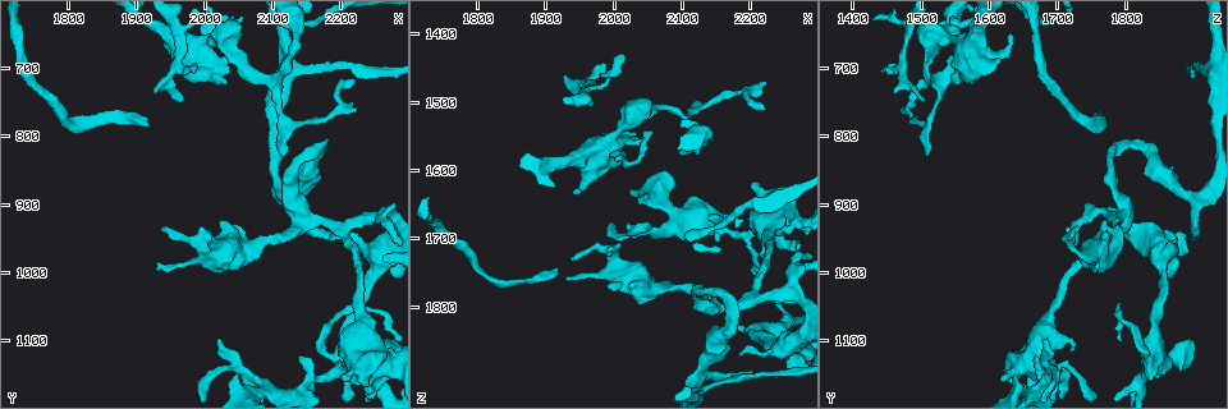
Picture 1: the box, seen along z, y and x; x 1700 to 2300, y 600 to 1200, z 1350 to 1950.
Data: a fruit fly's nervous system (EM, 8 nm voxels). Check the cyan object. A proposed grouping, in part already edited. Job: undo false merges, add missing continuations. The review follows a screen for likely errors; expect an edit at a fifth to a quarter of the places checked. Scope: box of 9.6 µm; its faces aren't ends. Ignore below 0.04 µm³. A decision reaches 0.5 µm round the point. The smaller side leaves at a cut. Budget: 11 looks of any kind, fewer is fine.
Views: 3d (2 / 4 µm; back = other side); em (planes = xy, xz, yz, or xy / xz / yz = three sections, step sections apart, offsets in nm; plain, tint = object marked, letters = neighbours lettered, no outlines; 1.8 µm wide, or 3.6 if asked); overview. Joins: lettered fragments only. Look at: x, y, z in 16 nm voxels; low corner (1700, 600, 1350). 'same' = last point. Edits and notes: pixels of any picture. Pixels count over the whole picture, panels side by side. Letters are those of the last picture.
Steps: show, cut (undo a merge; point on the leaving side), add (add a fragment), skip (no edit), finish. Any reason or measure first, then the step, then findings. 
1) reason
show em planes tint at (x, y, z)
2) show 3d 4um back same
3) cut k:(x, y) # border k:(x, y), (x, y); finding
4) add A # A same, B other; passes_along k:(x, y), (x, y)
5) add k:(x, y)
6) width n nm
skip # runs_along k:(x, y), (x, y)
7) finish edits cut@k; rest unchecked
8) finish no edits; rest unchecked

thick turns thin
show em 3.6um yz step 16 tint at (2165, 1160, 1690)

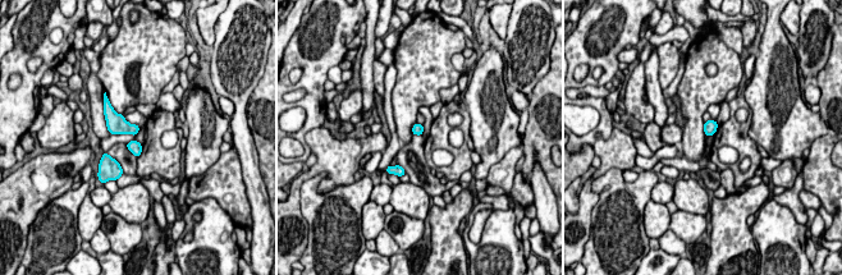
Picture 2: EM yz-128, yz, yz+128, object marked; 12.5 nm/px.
another direction
show em 3.6um planes tint same

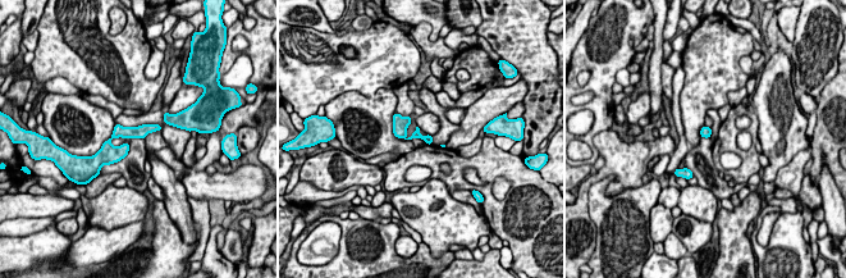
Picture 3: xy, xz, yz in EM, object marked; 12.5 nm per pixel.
show em 3.6um planes letters same

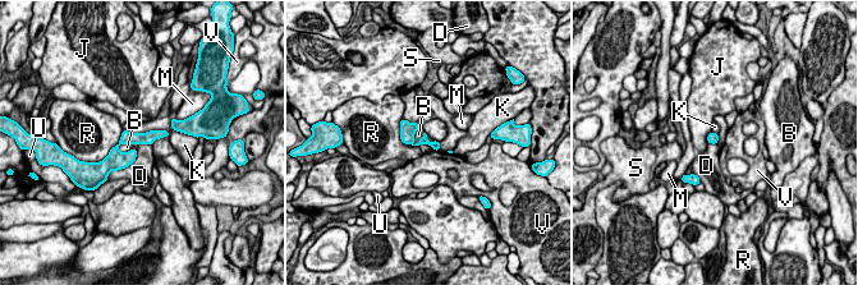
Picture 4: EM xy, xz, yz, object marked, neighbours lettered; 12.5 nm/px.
width 120 nm
skip # B other, D other, J other, K other, M other, R other, S other, U other, V other; border 4:(137, 148), (131, 164), (109, 173); continuous, no second cell

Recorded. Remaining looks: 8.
sudden change in width
show em yz step 16 tint at (2255, 990, 1855)

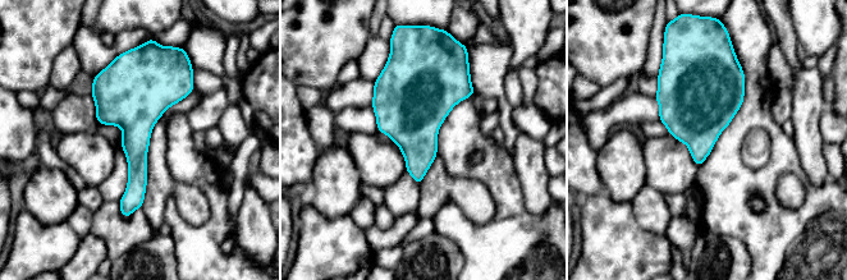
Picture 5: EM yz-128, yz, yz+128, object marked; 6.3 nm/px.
show em planes letters same

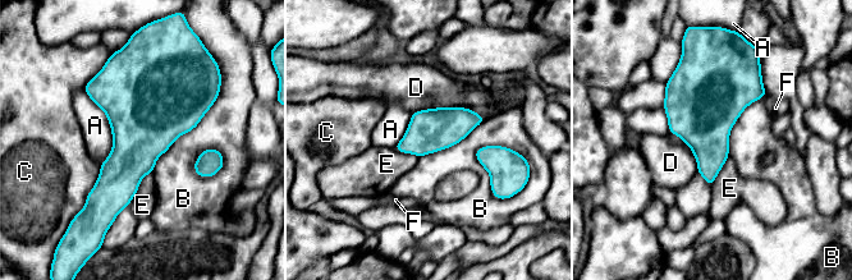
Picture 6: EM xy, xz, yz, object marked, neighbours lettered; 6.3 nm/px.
skip # A other, B other, C other, D other, E other, F other; border 6:(484, 145), (475, 157), (496, 198); all the same cell

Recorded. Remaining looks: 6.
an open end
show em xz step 4 tint at (2225, 720, 1510)

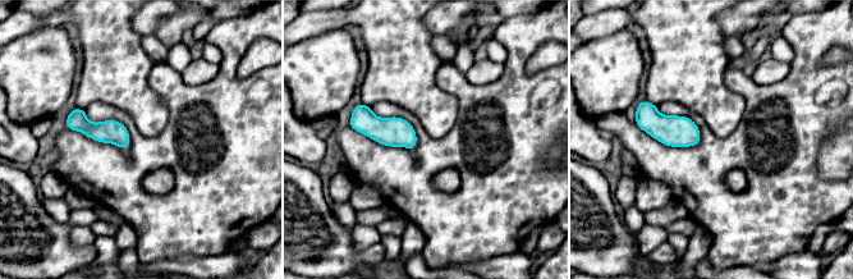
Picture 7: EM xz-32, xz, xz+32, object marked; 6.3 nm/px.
show em planes tint same

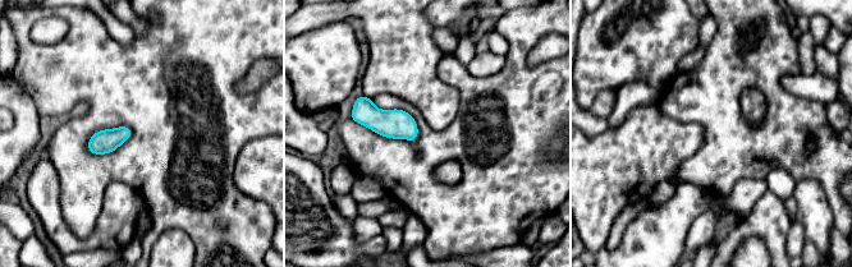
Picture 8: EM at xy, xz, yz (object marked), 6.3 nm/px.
what lies round it
show em planes letters same

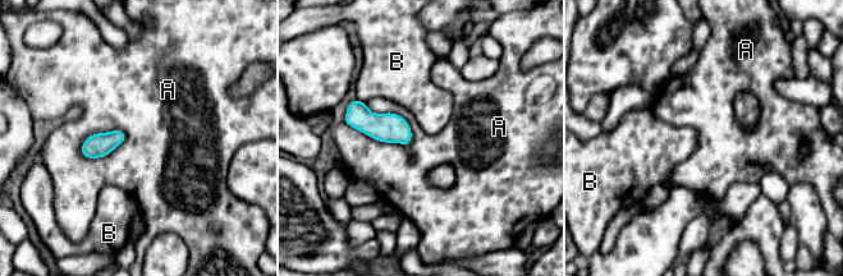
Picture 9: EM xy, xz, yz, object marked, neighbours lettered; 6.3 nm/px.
longest_contact A 460 nm
skip # A other, B other; border 9:(343, 122), (379, 141), (412, 141); no lettered fragment goes on from it

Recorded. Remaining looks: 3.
branch stops here
show em xz step 4 letters at (1925, 790, 1750)

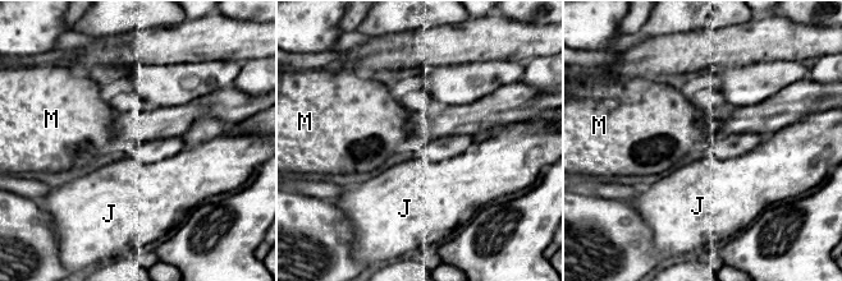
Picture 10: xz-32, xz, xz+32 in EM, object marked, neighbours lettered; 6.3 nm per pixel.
another direction
show em planes letters same

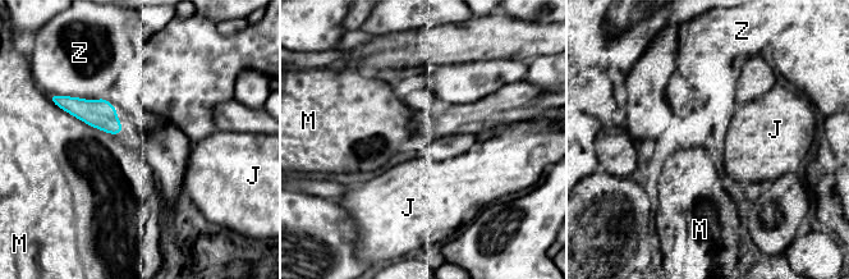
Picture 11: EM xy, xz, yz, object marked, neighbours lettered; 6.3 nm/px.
skip # J other, M other, Z other; border 11:(56, 105), (110, 135); none of them fits

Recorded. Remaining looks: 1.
finish no edits; rest unchecked

